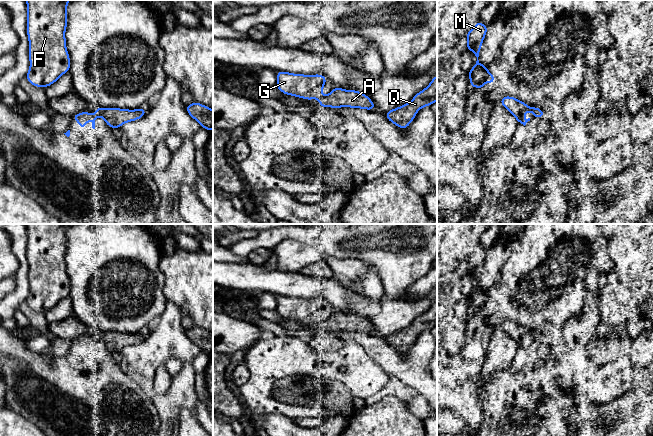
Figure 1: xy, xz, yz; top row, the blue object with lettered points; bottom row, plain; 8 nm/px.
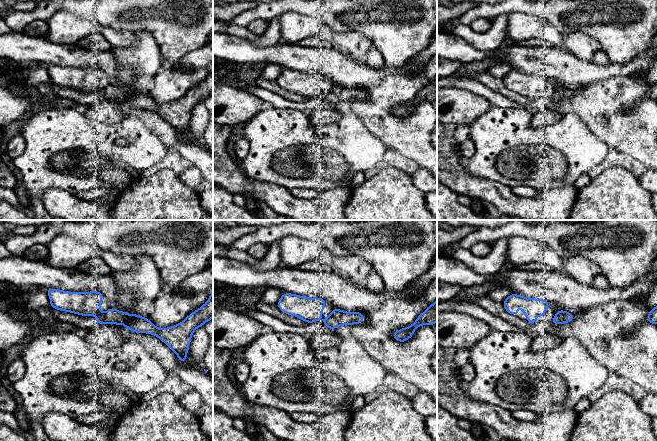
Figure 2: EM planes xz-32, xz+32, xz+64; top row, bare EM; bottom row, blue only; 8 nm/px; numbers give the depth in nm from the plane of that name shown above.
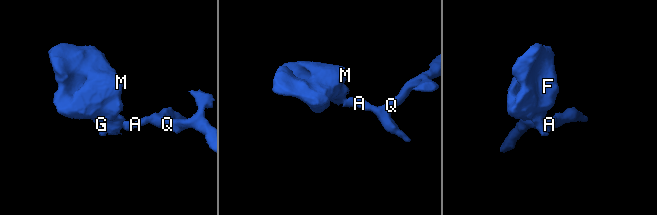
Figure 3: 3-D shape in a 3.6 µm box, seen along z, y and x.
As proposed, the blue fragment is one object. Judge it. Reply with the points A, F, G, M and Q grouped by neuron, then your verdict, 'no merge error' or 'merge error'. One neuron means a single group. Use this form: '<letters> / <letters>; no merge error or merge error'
A Q / F G M; merge error

